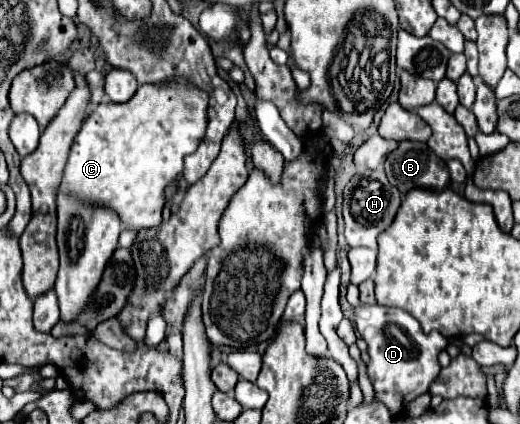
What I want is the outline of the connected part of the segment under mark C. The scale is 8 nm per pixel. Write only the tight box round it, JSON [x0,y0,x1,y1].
[61,78,207,230]

